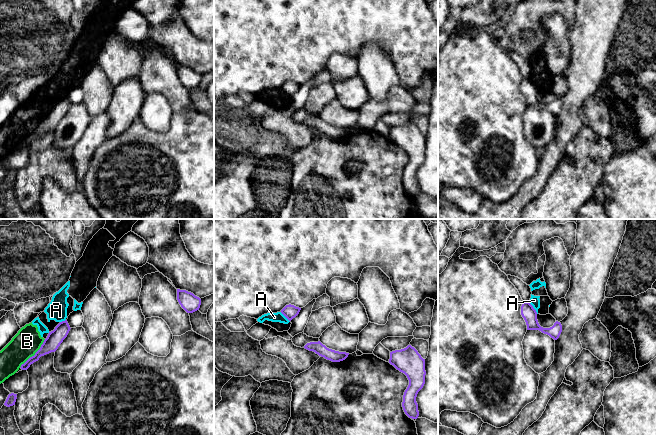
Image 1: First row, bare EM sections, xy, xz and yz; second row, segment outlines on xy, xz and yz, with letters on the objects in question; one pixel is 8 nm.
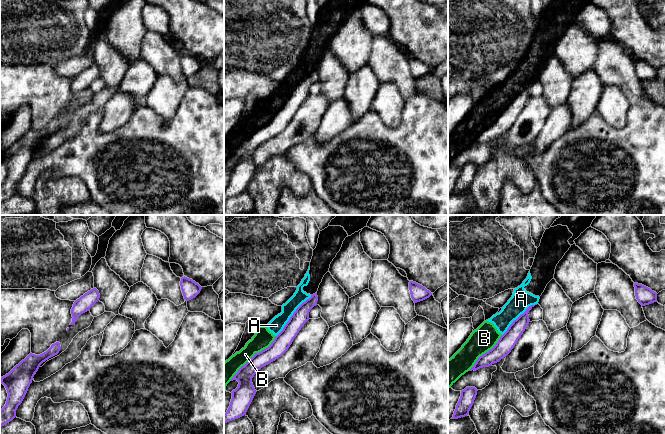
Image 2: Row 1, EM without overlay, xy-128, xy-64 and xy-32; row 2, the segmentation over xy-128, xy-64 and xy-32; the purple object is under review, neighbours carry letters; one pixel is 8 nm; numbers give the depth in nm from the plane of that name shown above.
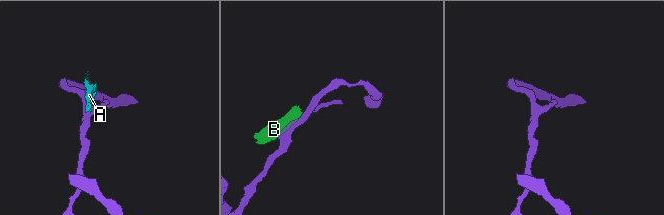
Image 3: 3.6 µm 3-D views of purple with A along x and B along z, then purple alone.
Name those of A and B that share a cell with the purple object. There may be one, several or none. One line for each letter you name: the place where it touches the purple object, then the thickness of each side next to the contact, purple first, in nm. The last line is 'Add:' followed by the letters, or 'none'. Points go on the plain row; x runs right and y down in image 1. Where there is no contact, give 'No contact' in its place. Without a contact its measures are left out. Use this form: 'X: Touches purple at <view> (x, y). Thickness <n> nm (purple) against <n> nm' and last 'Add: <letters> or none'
Add: none

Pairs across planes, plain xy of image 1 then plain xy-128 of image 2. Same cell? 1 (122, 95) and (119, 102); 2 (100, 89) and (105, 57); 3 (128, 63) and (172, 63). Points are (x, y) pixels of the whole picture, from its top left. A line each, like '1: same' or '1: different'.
1: different
2: same
3: different

